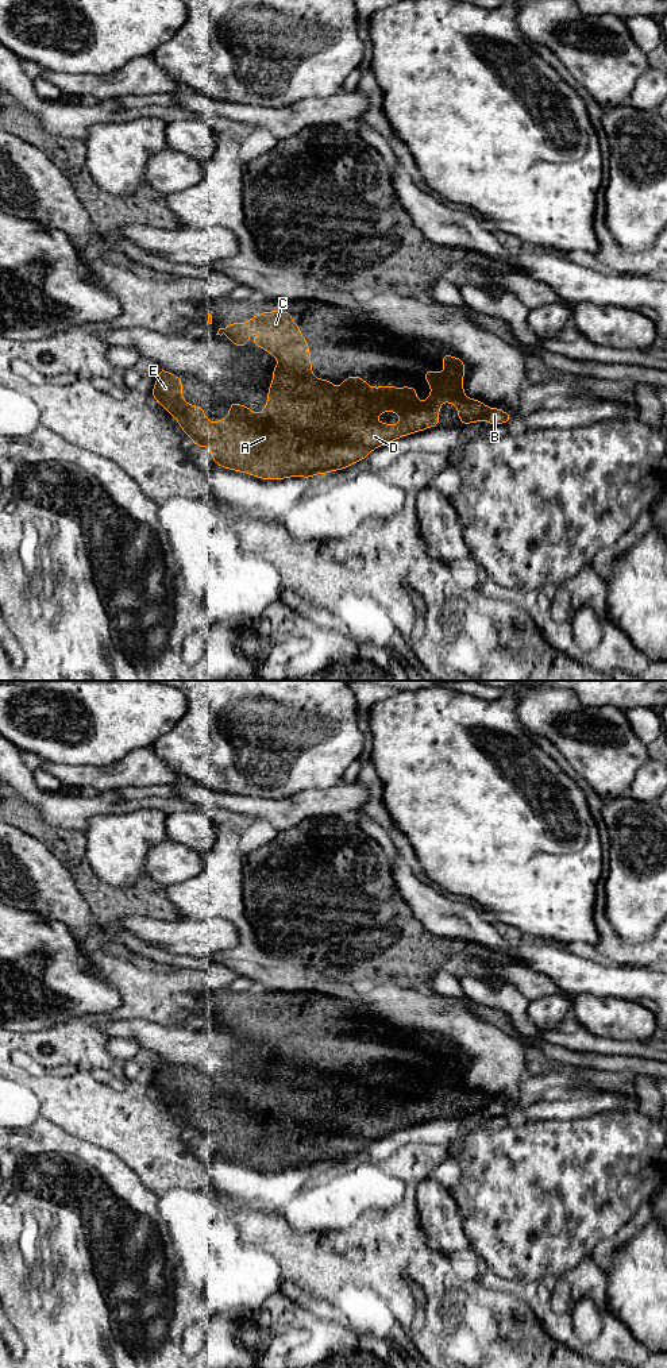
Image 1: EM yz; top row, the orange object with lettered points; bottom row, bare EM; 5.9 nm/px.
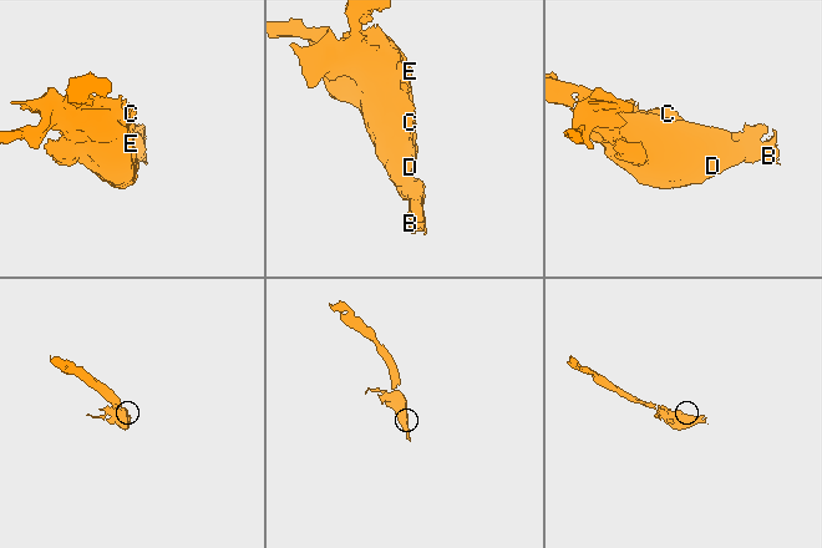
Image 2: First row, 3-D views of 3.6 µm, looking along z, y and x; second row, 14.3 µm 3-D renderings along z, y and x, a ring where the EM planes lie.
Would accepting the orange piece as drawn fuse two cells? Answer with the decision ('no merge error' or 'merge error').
no merge error

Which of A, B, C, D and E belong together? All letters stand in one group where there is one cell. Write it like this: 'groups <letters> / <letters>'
groups A B C D E

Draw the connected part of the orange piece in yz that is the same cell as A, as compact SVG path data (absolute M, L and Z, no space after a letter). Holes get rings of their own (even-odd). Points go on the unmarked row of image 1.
M263 1002L261 1006L255 1006L246 1014L230 1014L225 1020L219 1020L216 1026L225 1026L230 1030L227 1033L239 1037L247 1037L248 1024L267 1024L263 1029L251 1029L252 1037L258 1037L262 1041L273 1045L278 1052L278 1056L271 1061L273 1071L267 1082L267 1093L261 1105L255 1106L247 1097L230 1093L230 1103L225 1110L212 1114L205 1109L204 1099L201 1097L193 1098L188 1093L184 1093L182 1087L182 1071L178 1067L170 1066L166 1060L159 1059L159 1064L155 1076L151 1082L153 1090L162 1097L166 1103L176 1109L180 1120L190 1129L190 1132L198 1140L209 1137L211 1148L216 1157L223 1160L250 1165L265 1172L286 1171L290 1168L304 1168L309 1171L312 1167L328 1165L336 1161L344 1161L347 1157L355 1156L369 1148L369 1145L396 1130L412 1126L415 1124L425 1122L429 1118L439 1118L439 1102L446 1091L447 1094L458 1098L458 1111L462 1117L467 1117L477 1113L486 1111L490 1117L508 1115L513 1106L506 1105L501 1099L487 1099L482 1091L467 1090L463 1080L463 1066L467 1063L467 1057L463 1056L460 1048L451 1048L443 1044L440 1049L446 1063L440 1066L436 1061L427 1061L423 1071L431 1076L431 1086L421 1094L419 1093L419 1082L412 1078L394 1079L393 1076L385 1076L371 1079L365 1074L363 1068L348 1067L342 1072L338 1080L334 1079L331 1071L319 1071L312 1066L311 1040L308 1032L300 1024L300 1018L292 1011L289 1002ZM382 1103L396 1103L400 1106L397 1117L388 1114L377 1114L375 1109Z

